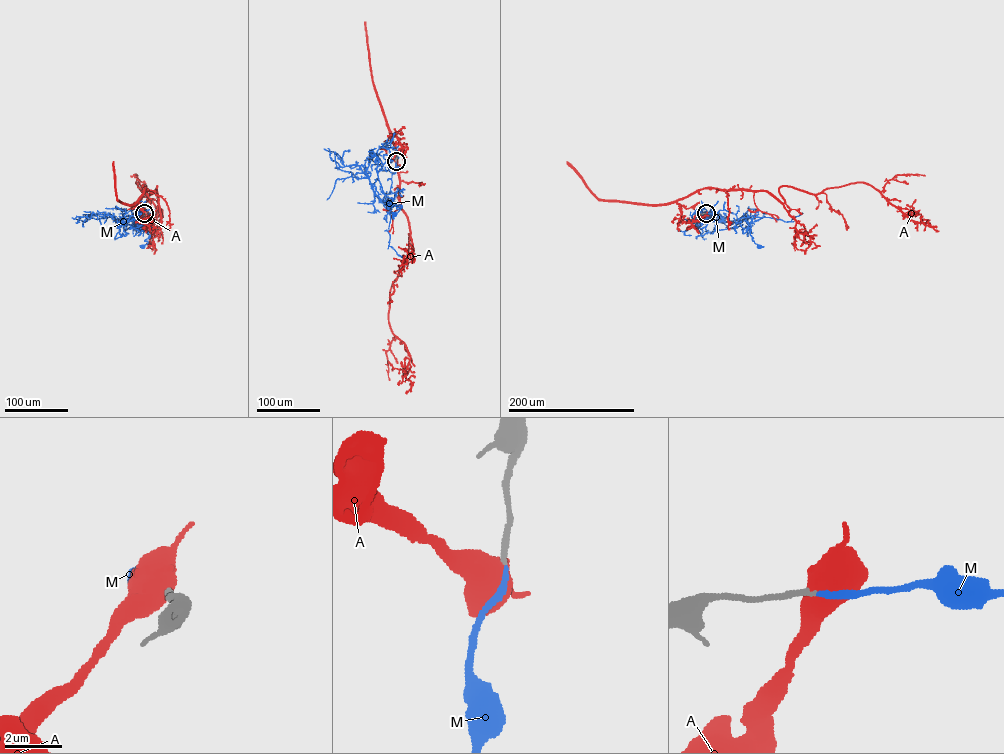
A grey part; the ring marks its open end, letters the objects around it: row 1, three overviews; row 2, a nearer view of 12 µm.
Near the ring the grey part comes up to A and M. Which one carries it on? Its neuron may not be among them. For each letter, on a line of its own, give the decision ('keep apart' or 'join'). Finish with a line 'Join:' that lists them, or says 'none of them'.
A: keep apart
M: join
Join: M

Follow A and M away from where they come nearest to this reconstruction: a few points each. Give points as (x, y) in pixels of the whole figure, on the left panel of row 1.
A: (144, 213), (156, 186), (136, 182), (154, 231)
M: (144, 213), (139, 209), (140, 220), (136, 223), (132, 223), (130, 217), (135, 217), (149, 235), (142, 247)

